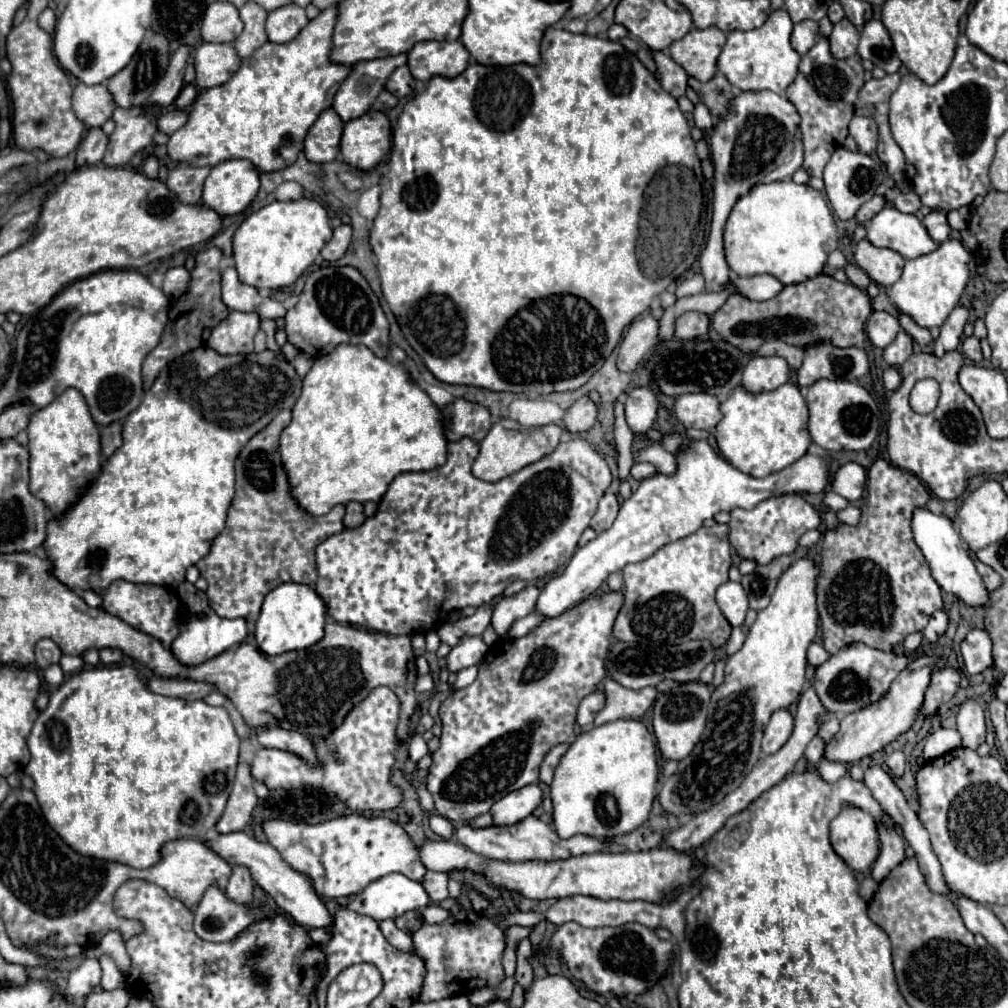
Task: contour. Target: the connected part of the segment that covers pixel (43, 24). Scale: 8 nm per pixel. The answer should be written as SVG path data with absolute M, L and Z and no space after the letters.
M45 9L45 11L39 15L39 27L45 29L47 33L53 33L53 29L55 29L55 19L57 19L55 11L53 11L53 9Z

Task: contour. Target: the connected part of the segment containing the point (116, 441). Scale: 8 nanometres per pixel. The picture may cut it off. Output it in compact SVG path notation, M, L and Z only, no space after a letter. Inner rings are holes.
M111 423L107 427L101 427L101 449L105 457L111 457L115 449L123 445L121 441L121 423Z

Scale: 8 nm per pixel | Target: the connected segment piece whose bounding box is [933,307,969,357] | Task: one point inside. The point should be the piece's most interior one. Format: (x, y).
(952, 329)

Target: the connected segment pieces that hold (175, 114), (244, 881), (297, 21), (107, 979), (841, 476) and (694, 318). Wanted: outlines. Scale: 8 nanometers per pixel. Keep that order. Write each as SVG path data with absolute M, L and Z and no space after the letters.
M167 111L161 117L157 117L157 129L163 131L165 135L175 133L175 129L179 129L179 125L183 125L183 121L187 121L187 113L185 111Z
M233 865L233 873L229 877L229 883L227 883L227 895L233 899L233 901L243 901L243 903L251 903L253 899L253 879L251 879L251 873L247 867L243 865Z
M295 3L271 11L267 21L269 21L267 23L267 27L269 27L267 35L269 35L271 43L287 43L287 41L291 41L309 23L309 19L305 15L305 9L301 9Z
M103 955L103 957L99 959L99 963L101 963L101 969L103 969L101 987L103 987L103 989L119 989L119 987L123 987L123 975L119 973L115 961L113 961L111 957Z
M845 463L833 477L833 491L845 497L849 503L863 499L865 495L865 469L857 463Z
M683 313L677 321L675 321L675 337L679 339L697 339L703 337L709 329L709 317L705 313Z

